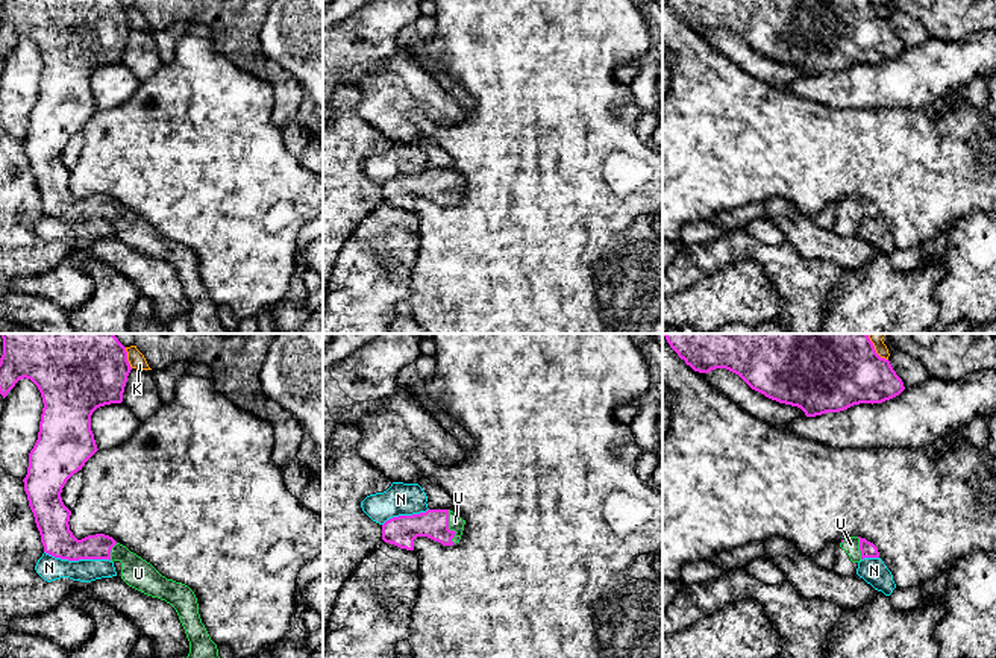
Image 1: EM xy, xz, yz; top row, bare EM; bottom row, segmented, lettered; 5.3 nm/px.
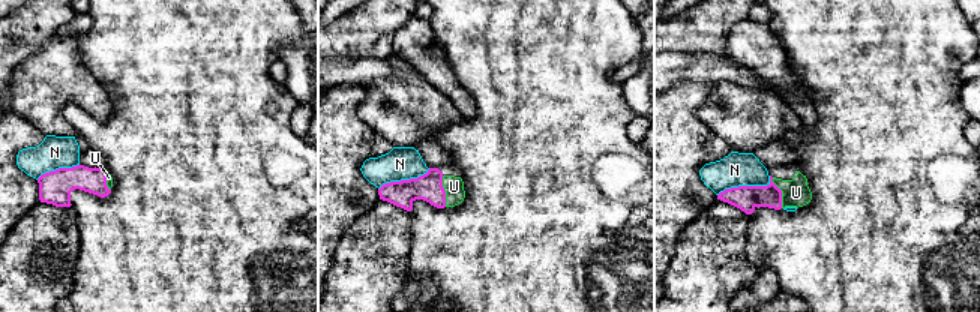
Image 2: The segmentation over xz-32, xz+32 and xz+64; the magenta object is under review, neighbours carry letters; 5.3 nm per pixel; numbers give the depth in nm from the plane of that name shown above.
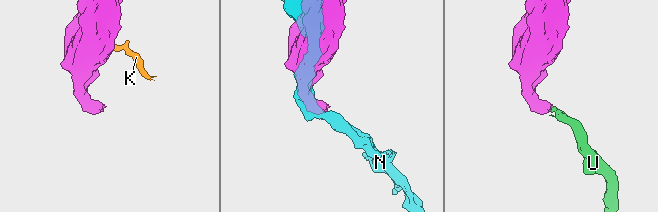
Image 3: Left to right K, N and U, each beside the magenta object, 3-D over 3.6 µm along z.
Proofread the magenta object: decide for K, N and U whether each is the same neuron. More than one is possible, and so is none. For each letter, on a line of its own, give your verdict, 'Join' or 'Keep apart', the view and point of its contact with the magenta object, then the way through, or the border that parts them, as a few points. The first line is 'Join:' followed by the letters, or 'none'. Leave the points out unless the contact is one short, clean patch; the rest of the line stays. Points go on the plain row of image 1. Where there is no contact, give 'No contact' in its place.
Join: U
K: Keep apart. Touches magenta at yz (875, 12)
N: Keep apart. Touches magenta at xy (78, 220)
U: Join. Touches magenta at xz (447, 188). Path across: xz (400, 191), (407, 188), (447, 188), (455, 182)

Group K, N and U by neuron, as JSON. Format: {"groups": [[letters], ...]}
{"groups": [["K"], ["N"], ["U"]]}

